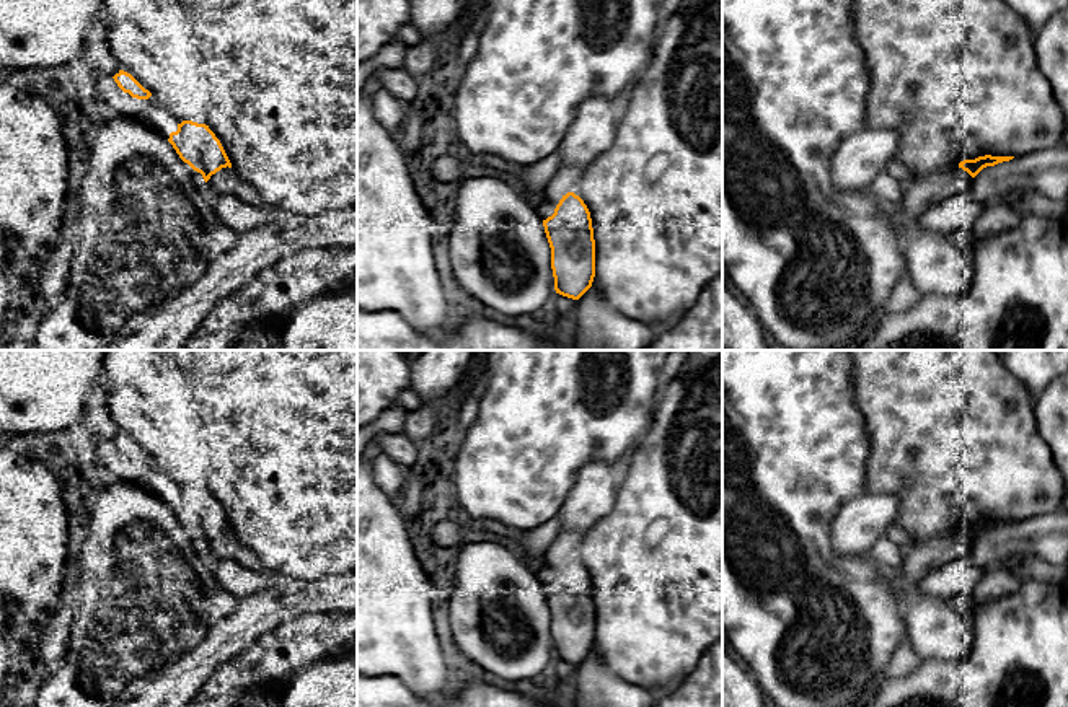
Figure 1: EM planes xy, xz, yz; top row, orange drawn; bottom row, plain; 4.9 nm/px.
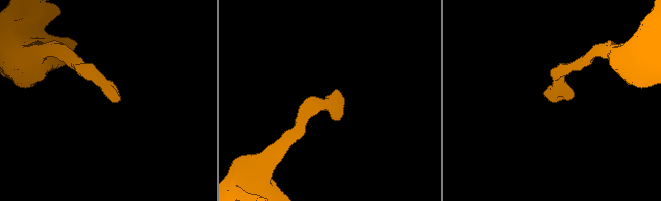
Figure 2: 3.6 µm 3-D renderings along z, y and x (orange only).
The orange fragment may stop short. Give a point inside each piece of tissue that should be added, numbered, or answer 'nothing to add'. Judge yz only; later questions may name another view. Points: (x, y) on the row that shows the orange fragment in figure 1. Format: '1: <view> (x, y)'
1: yz (920, 194)

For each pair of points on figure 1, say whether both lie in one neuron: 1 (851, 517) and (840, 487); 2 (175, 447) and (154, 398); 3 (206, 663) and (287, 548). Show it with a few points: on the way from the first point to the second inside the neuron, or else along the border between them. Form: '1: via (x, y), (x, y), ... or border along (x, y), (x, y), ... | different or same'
1: border along (863, 491), (840, 507), (834, 518), (832, 536) | different
2: via (172, 435), (154, 409) | same
3: border along (278, 577), (315, 580) | different

